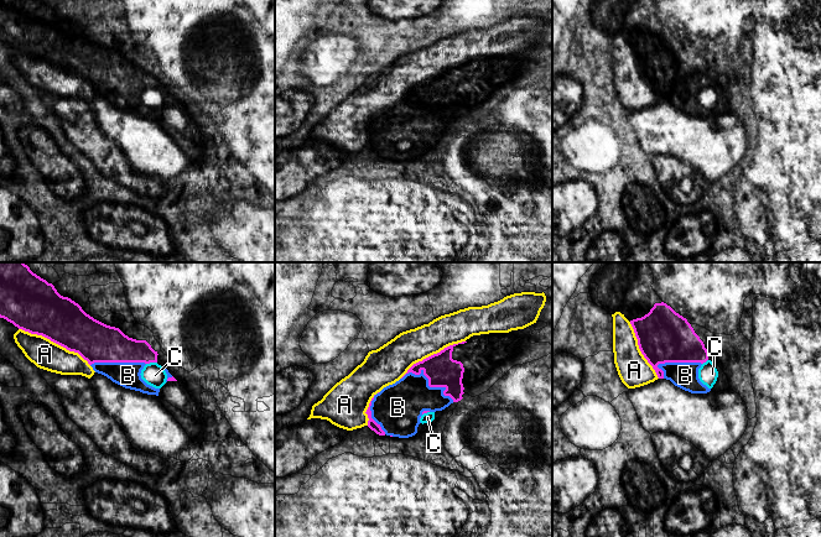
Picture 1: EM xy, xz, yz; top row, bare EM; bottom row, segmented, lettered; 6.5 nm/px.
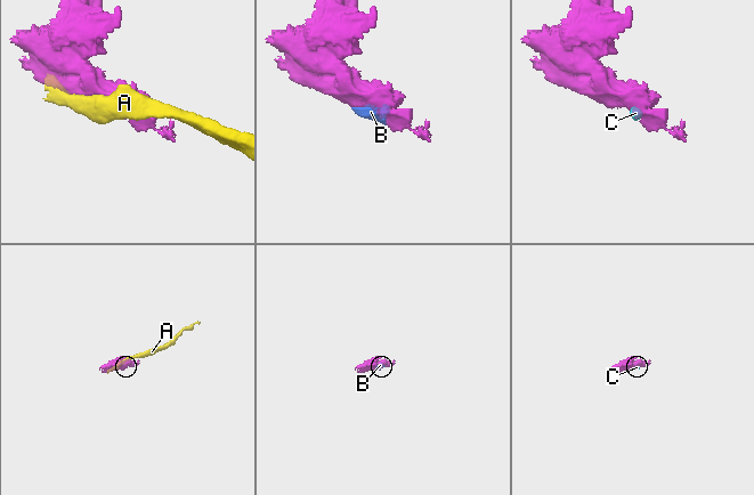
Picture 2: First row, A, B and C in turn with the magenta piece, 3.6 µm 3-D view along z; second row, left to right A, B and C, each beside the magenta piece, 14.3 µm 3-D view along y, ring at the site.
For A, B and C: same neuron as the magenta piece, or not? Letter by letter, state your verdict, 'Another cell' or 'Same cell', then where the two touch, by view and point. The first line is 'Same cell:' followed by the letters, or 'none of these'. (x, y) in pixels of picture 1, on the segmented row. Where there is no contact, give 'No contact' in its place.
Same cell: none of these
A: Another cell. Touches magenta at xy (55, 342)
B: Another cell. Touches magenta at xz (429, 385)
C: Another cell. Touches magenta at xy (151, 361)

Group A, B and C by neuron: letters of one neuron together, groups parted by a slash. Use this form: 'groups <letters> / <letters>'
groups A / B C

